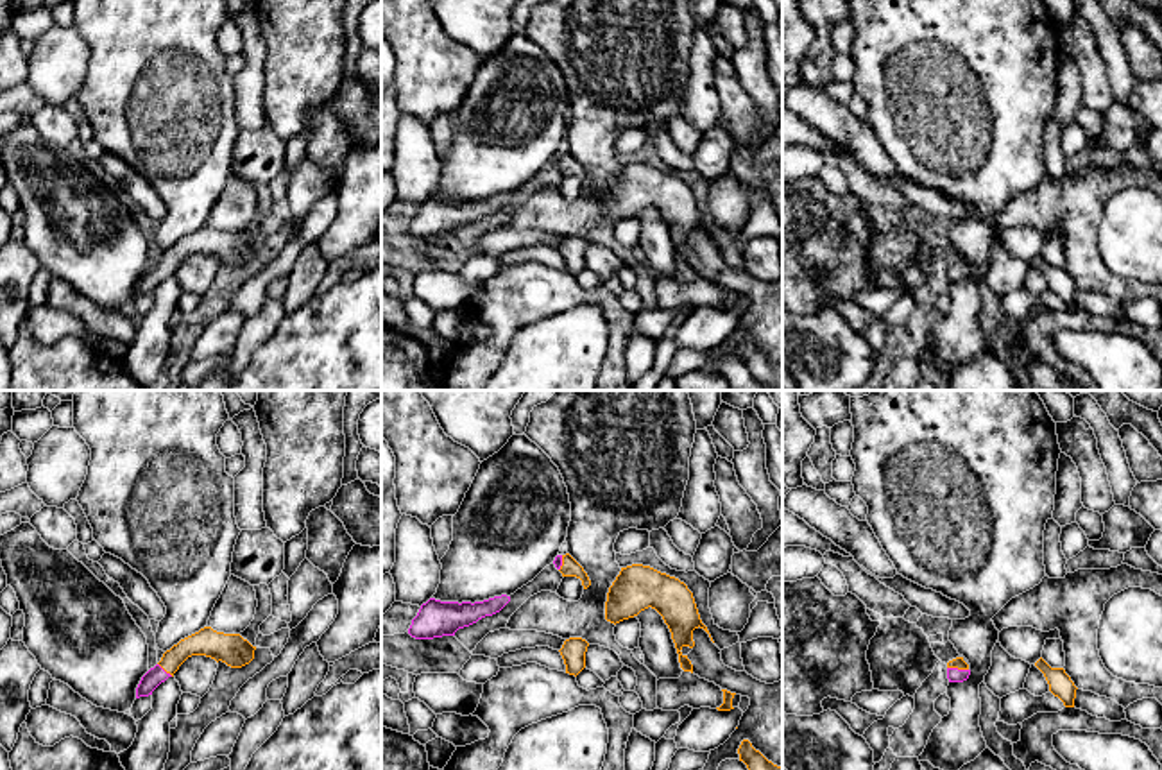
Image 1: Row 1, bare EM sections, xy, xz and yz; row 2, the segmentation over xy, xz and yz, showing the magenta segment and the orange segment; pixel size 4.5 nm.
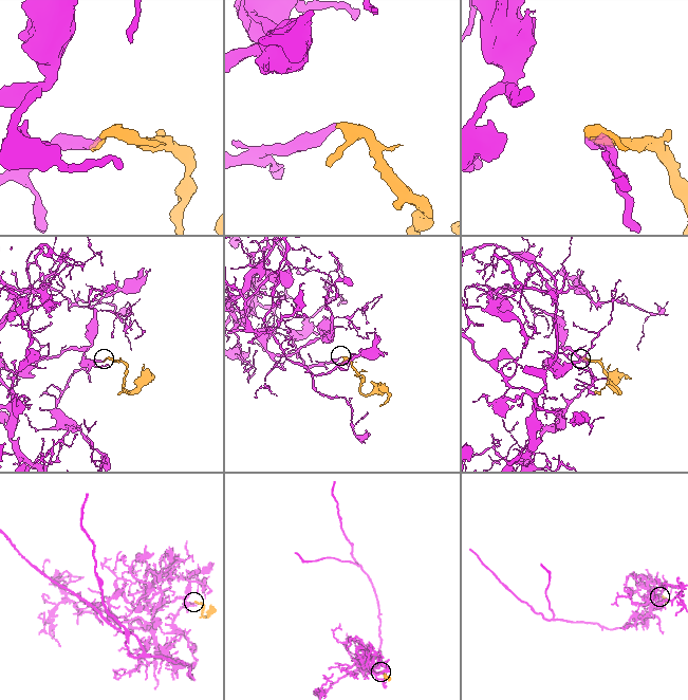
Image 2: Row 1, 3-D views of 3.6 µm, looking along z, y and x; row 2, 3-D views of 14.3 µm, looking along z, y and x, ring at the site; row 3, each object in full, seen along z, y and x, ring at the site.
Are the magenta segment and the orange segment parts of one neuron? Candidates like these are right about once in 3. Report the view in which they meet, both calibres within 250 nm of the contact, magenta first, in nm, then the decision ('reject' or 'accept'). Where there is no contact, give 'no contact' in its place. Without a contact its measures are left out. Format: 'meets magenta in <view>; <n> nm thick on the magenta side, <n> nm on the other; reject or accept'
meets magenta in yz; 60 nm thick on the magenta side, 50 nm on the other; accept

